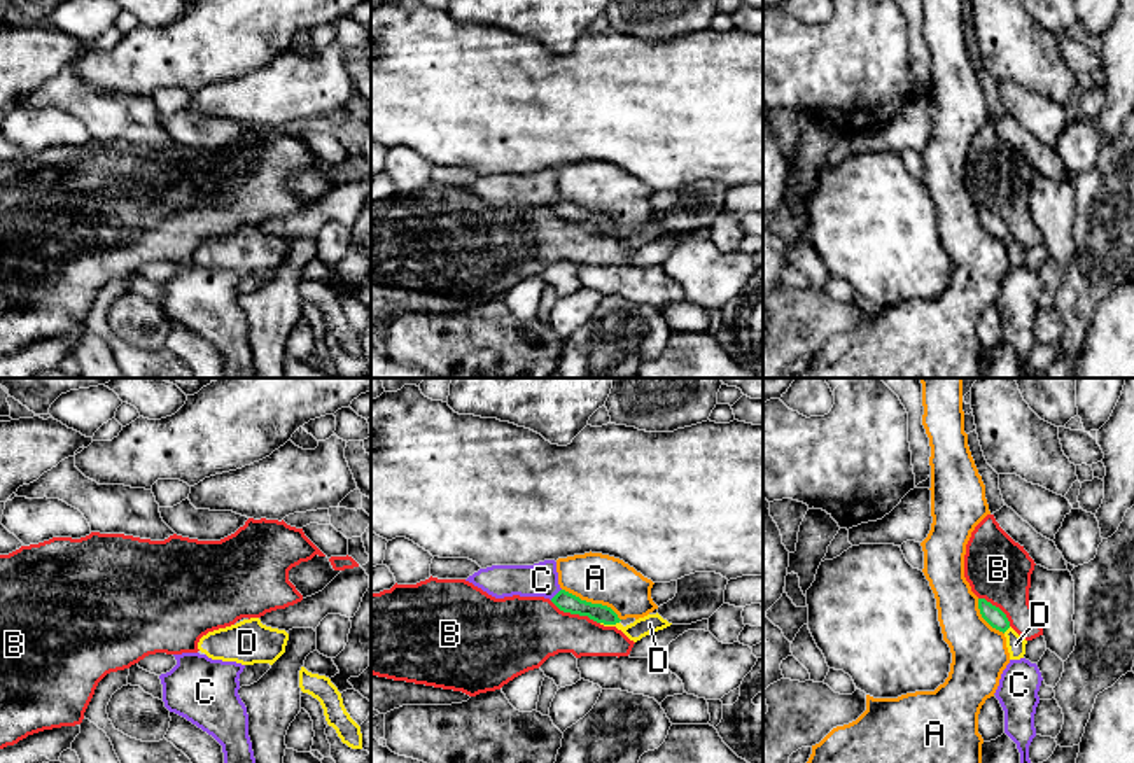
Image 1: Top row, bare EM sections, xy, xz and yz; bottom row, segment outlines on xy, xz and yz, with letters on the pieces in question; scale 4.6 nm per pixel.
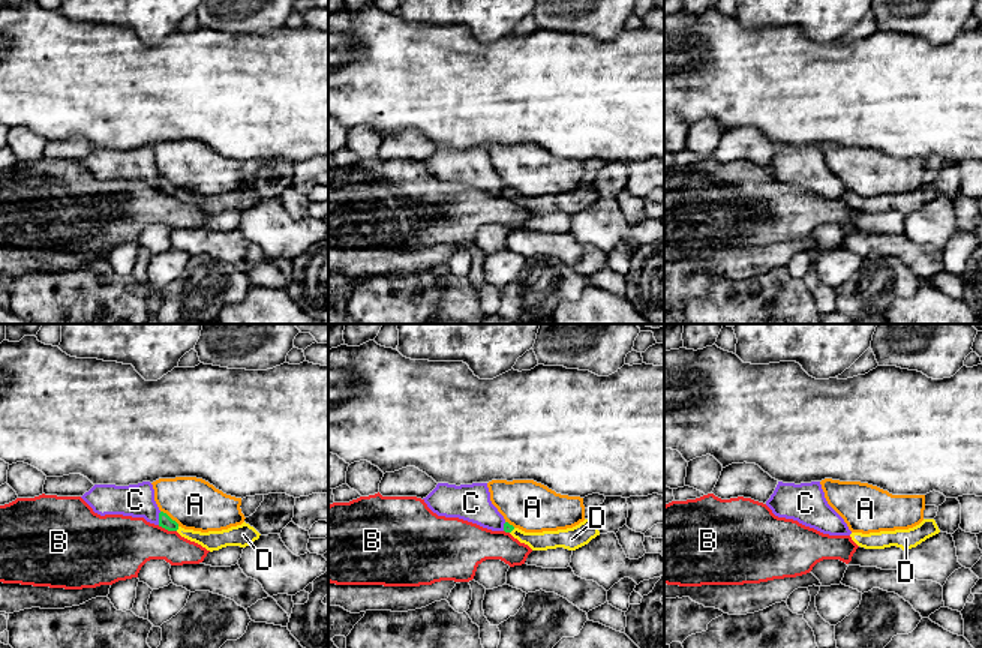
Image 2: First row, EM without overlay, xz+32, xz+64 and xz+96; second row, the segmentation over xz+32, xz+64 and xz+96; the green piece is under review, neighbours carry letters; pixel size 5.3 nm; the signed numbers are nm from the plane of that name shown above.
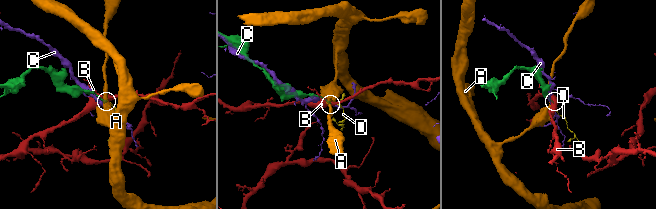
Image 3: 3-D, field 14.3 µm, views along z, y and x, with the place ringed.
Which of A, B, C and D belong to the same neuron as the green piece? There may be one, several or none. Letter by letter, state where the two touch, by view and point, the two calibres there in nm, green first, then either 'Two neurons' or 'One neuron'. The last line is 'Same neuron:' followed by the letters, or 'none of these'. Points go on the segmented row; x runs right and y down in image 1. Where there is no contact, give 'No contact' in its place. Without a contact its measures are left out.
A: Touches green at xz (590, 602). Thickness 90 nm (green) against 220 nm. Two neurons
B: Touches green at xz (574, 613). Thickness 90 nm (green) against 320 nm. Two neurons
C: Touches green at xz (557, 594). Thickness 90 nm (green) against 160 nm. Two neurons
D: Touches green at xz (609, 623). Thickness 90 nm (green) against 90 nm. One neuron
Same neuron: D

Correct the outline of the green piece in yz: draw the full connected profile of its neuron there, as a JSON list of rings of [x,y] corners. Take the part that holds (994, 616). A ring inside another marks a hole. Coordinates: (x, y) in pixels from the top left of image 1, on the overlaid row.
[[[978,598],[978,609],[982,618],[996,630],[1003,632],[1006,637],[1006,648],[1010,653],[1010,660],[1020,660],[1026,654],[1027,640],[1022,639],[1012,626],[1006,614],[987,602],[985,598]]]

